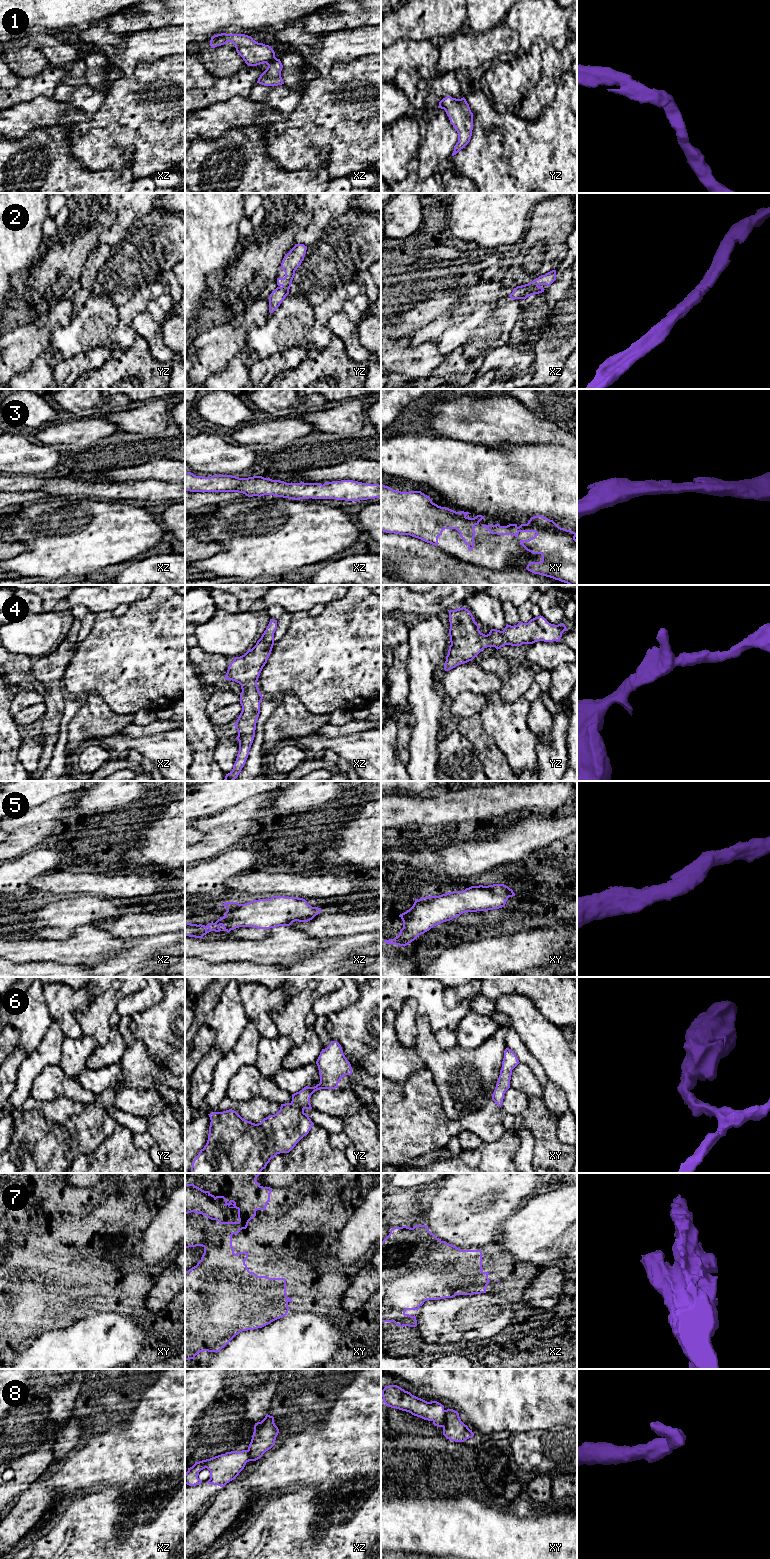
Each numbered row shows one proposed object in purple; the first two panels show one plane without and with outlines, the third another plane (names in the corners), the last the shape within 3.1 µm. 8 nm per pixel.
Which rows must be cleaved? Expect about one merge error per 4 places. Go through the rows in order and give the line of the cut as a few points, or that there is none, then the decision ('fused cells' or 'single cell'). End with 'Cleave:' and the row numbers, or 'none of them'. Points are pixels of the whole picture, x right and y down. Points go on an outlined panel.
1: no cut; single cell
2: no cut; single cell
3: no cut; single cell
4: no cut; single cell
5: no cut; single cell
6: no cut; single cell
7: no cut; single cell
8: cut in xy along (445, 1410), (442, 1426); fused cells
Cleave: 8

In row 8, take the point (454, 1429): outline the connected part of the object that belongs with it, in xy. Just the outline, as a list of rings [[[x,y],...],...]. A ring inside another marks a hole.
[[[447,1409],[444,1416],[443,1435],[451,1441],[464,1442],[472,1438],[474,1433],[461,1421],[457,1411]]]

